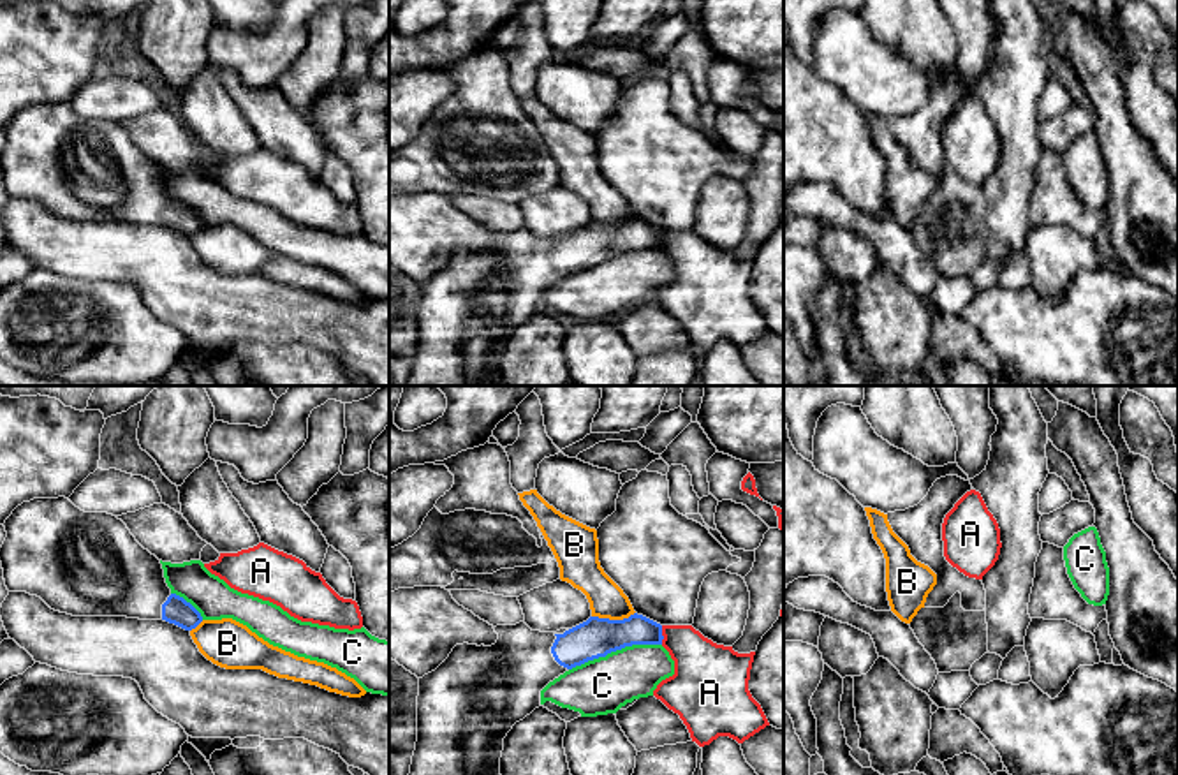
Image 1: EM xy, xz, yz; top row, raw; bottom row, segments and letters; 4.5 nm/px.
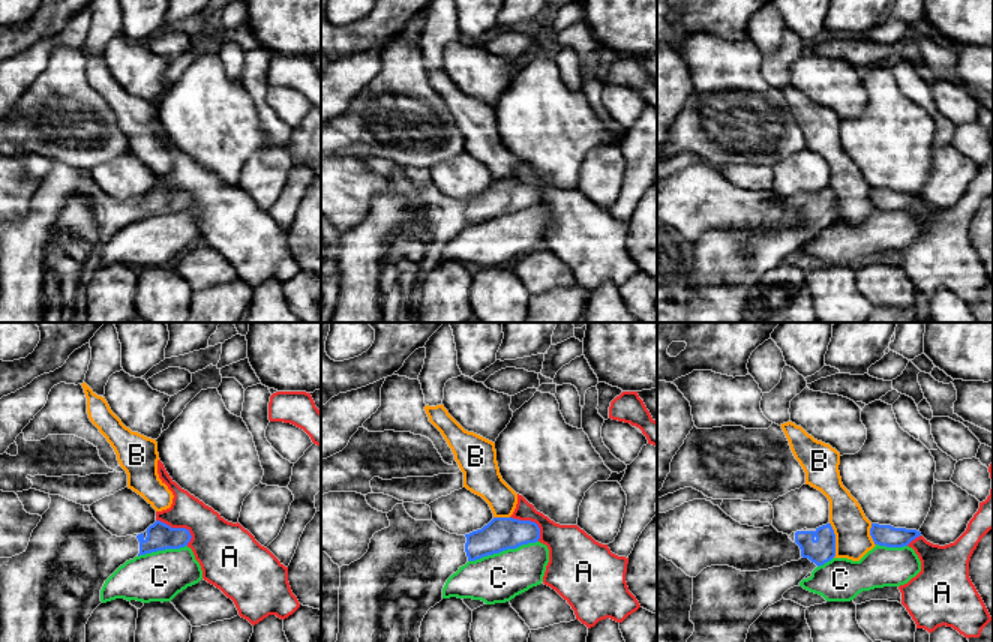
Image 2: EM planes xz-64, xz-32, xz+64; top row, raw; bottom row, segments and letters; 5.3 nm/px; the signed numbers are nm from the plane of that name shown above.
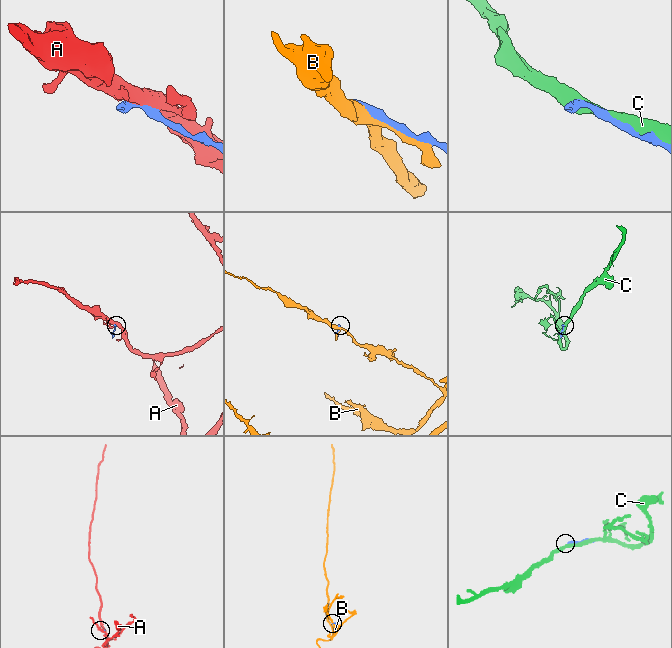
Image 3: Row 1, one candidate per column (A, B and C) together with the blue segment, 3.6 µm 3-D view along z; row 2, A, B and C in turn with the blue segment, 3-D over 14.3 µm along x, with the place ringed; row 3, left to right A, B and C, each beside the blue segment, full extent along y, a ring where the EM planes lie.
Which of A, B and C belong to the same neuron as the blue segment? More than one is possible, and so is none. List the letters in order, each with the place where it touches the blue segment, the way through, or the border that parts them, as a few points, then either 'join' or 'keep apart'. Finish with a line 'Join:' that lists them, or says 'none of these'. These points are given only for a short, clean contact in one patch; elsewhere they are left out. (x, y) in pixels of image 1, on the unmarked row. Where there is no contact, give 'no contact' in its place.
A: meets blue in xz at (661, 240); keep apart
B: meets blue in xz at (613, 226); keep apart
C: meets blue in xz at (615, 256); keep apart
Join: none of these

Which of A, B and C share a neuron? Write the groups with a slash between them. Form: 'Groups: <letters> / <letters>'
Groups: A / B / C

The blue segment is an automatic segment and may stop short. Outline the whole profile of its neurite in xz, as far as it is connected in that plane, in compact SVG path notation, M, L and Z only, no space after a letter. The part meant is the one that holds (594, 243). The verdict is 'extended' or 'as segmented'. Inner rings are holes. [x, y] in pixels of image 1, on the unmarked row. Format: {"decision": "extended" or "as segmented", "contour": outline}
{"decision": "extended", "contour": "M637 218L623 225L590 222L563 240L532 236L525 227L493 234L498 240L495 250L456 250L435 277L419 284L417 347L407 386L502 386L504 343L516 328L541 312L541 296L549 287L576 271L606 262L625 252L662 250L664 245L662 231Z"}

